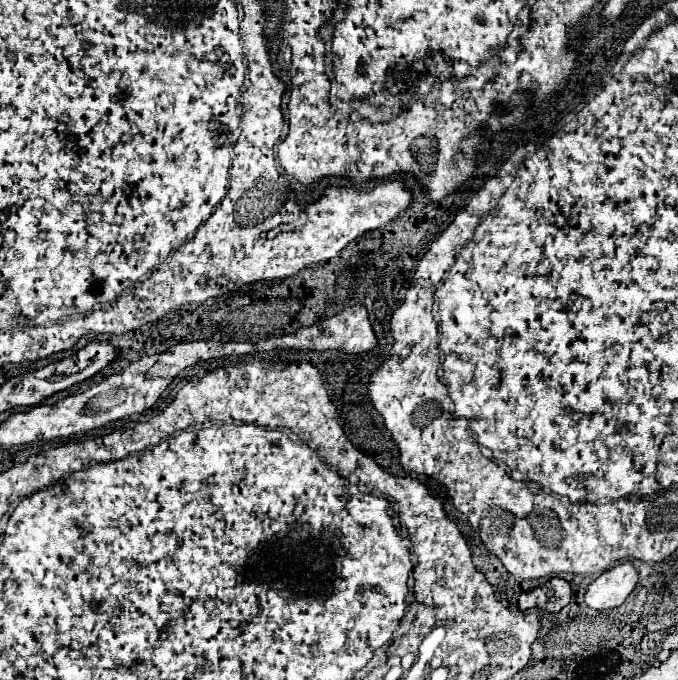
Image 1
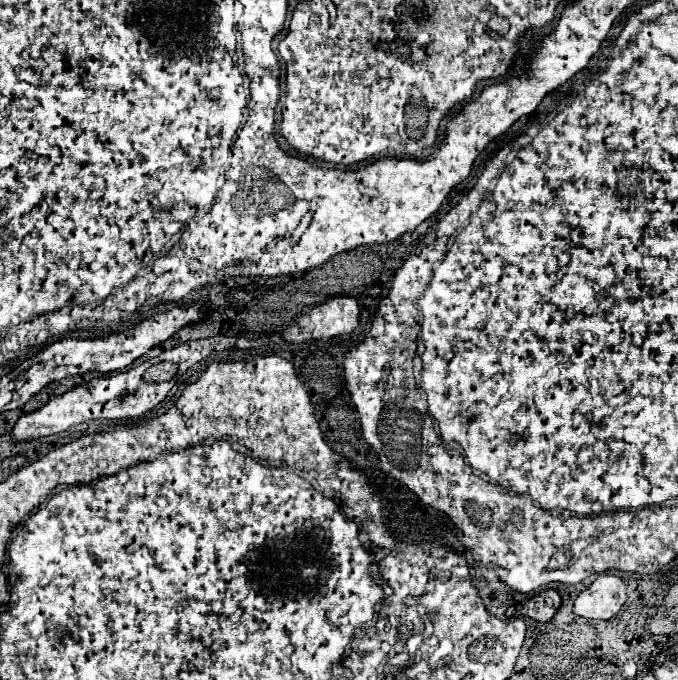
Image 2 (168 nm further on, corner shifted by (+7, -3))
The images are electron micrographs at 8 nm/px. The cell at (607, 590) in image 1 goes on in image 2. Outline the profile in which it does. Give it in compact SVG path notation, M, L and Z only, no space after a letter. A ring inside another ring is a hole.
M602 574L576 596L574 614L590 620L610 620L624 602L626 582L616 574Z

